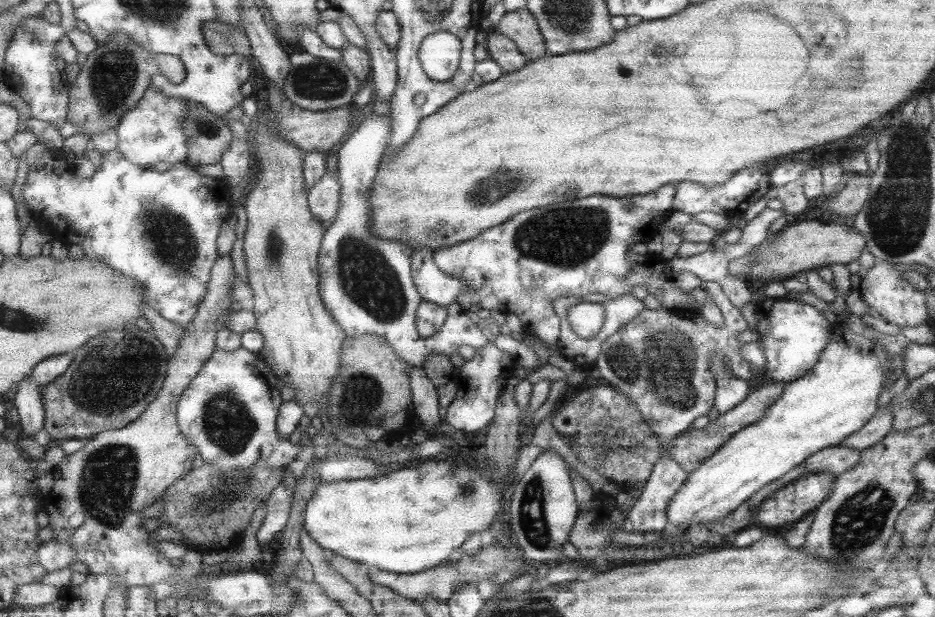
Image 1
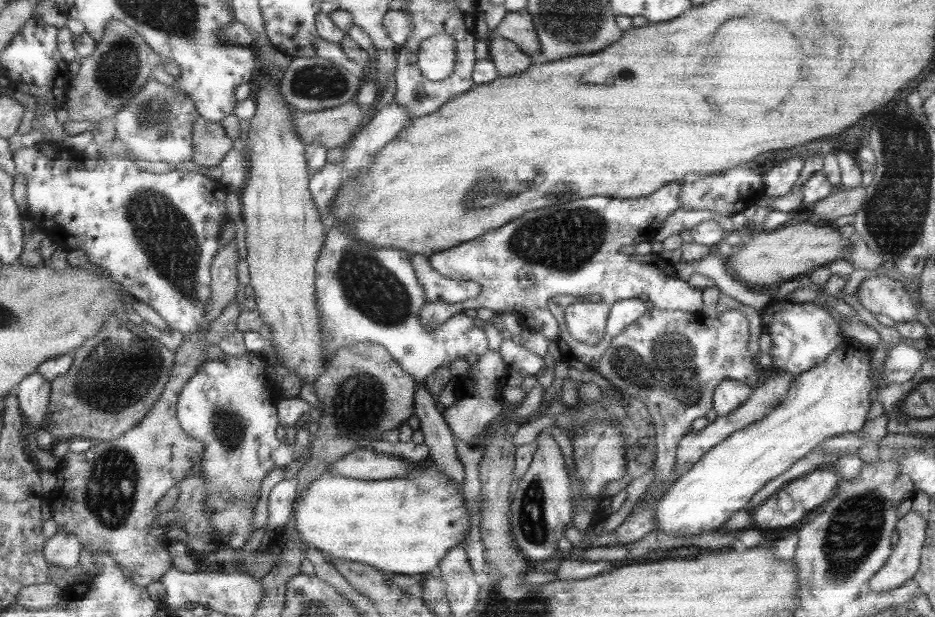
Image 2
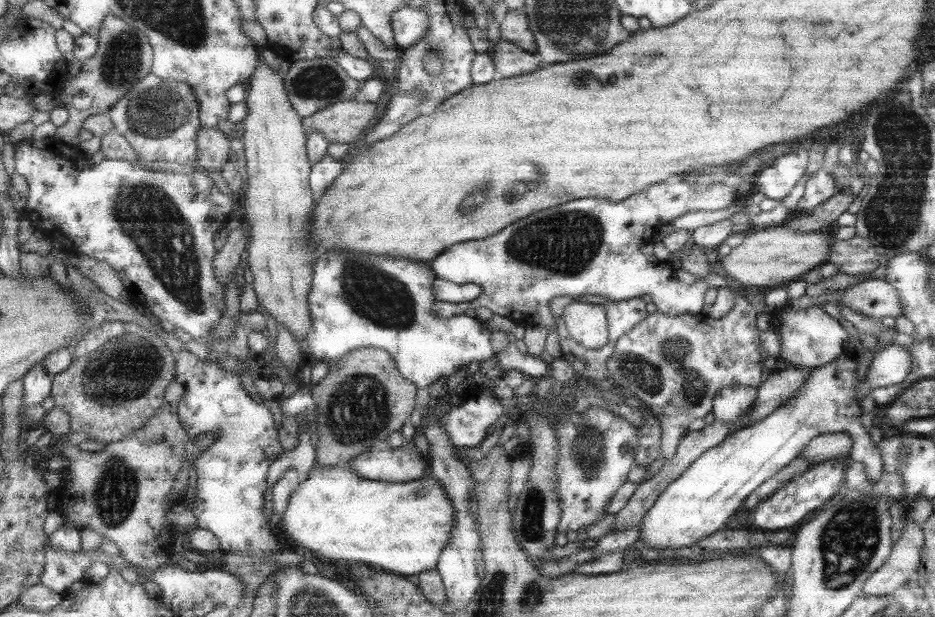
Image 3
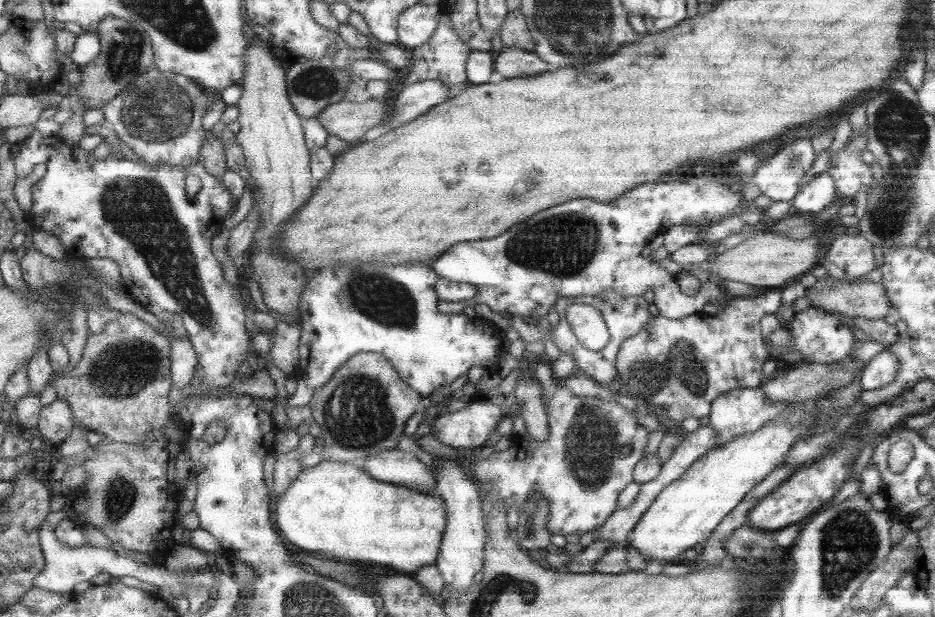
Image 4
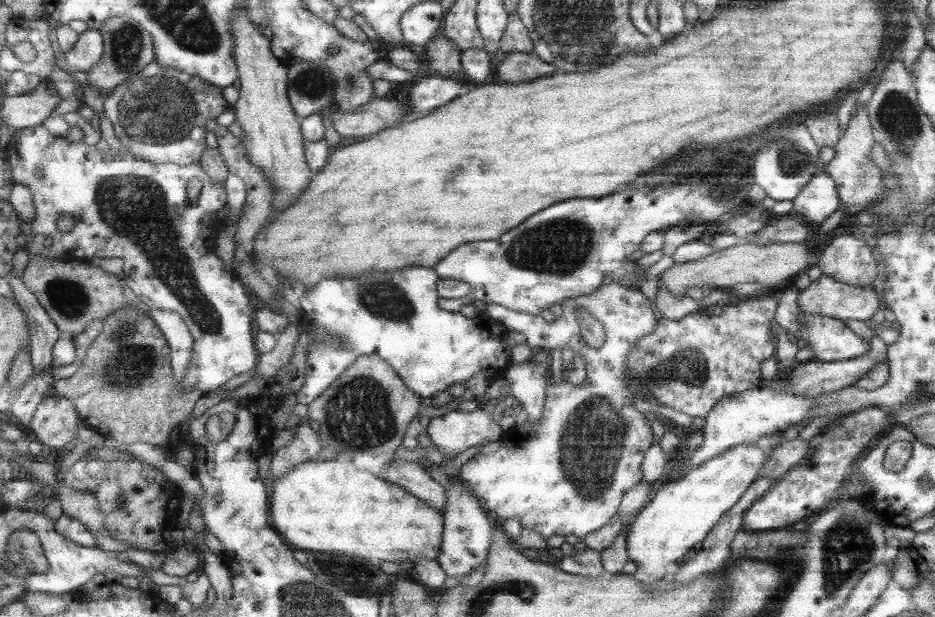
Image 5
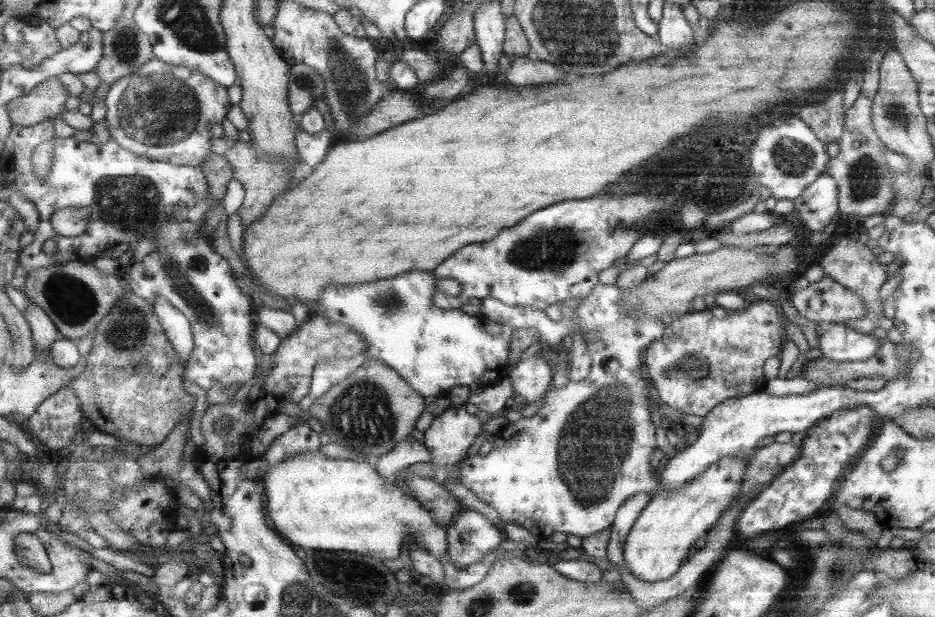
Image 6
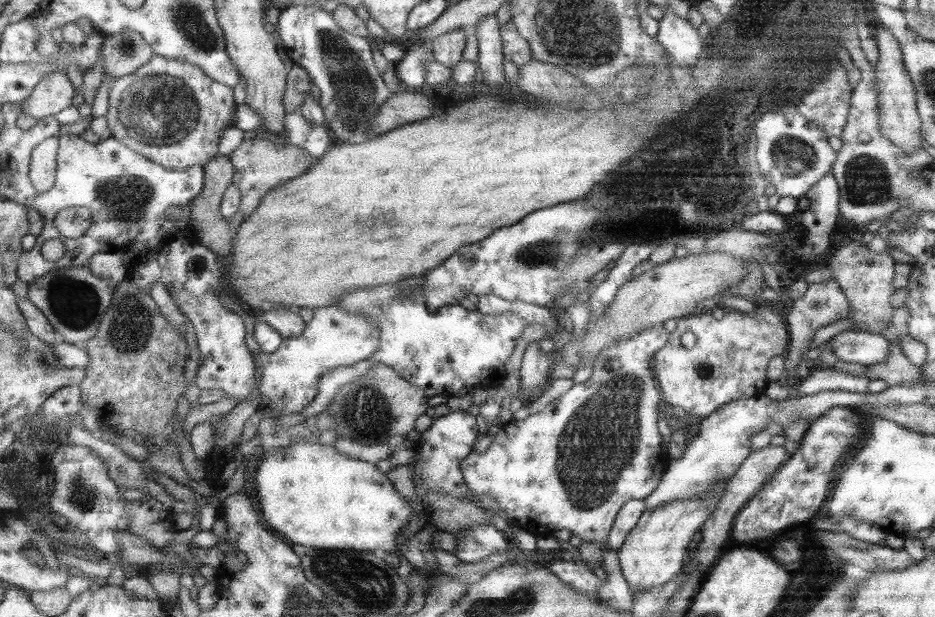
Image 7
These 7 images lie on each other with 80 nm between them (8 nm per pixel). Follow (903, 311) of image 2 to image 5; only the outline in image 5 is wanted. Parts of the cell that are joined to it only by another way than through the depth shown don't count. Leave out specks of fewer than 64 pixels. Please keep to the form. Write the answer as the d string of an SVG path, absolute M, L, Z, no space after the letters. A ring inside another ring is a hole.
M821 275L807 288L799 291L796 303L801 313L826 316L840 321L862 320L867 323L879 308L879 297L874 288L851 286Z

